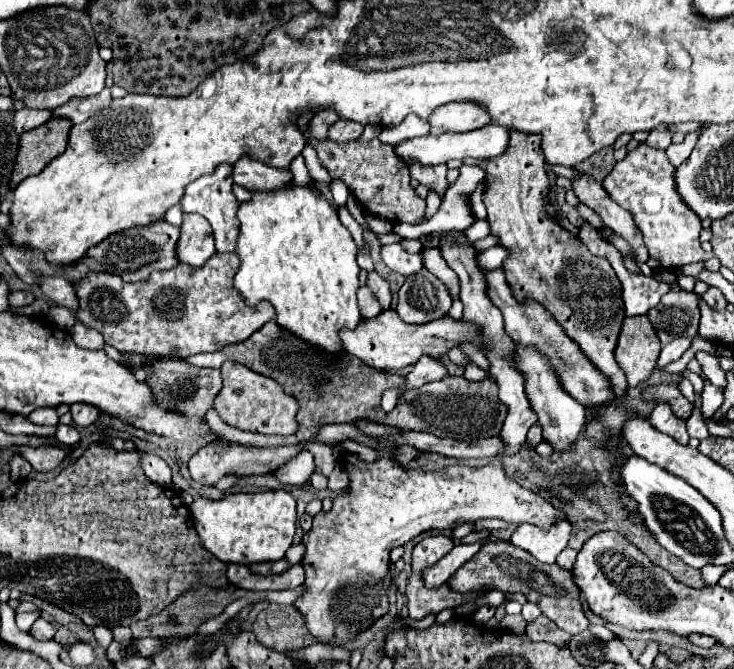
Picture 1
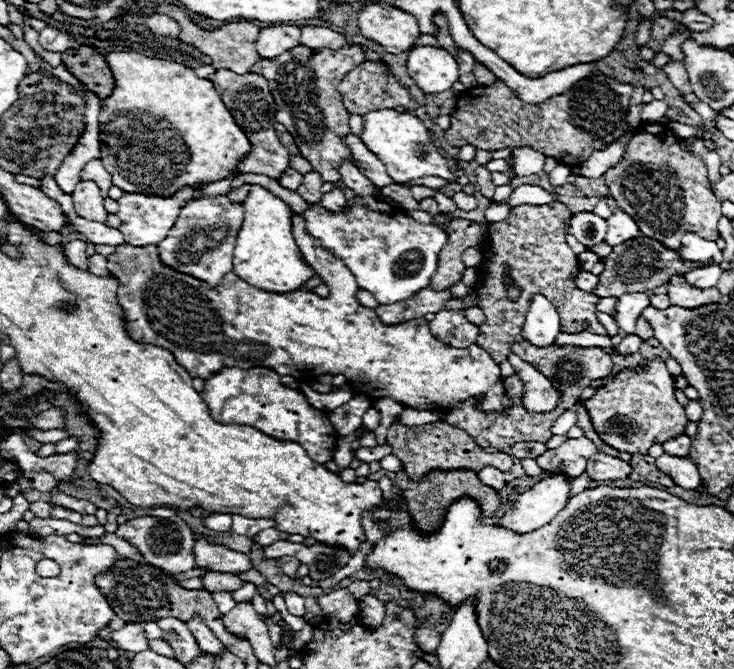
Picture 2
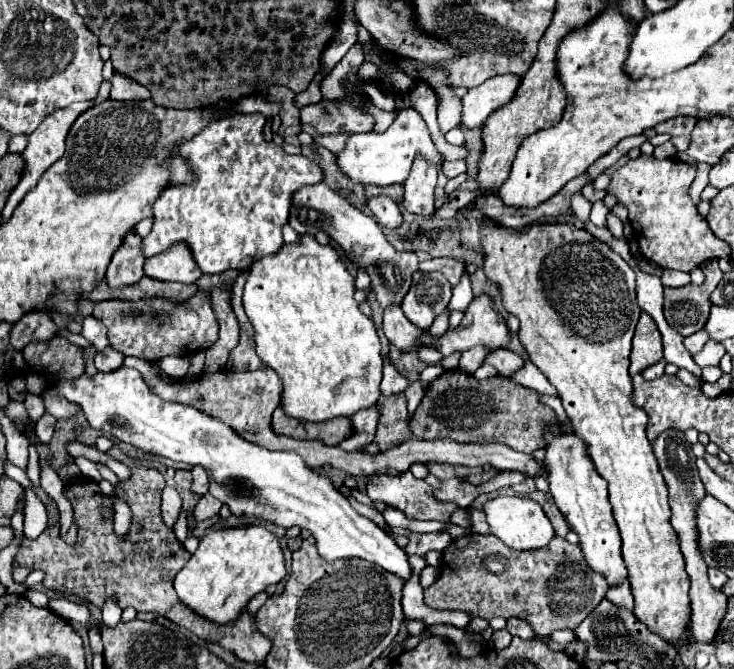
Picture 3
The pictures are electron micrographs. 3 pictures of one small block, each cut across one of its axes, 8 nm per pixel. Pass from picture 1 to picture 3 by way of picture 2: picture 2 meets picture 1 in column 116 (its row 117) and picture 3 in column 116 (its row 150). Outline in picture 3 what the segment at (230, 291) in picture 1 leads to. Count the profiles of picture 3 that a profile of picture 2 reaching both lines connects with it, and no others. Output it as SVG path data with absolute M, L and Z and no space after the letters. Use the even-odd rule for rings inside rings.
M228 270L216 276L202 276L198 280L200 292L186 304L172 304L164 298L138 300L138 302L106 300L106 302L96 302L94 316L108 328L110 346L122 352L124 356L136 356L148 362L158 362L164 356L190 358L198 350L206 350L218 340L218 322L208 298L210 288L222 282L232 286L238 274L240 274L238 270Z

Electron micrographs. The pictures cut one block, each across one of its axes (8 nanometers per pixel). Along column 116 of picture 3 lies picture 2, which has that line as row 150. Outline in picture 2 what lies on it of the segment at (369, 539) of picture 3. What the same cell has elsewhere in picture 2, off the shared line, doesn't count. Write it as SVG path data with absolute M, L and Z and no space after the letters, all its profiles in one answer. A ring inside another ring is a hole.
M374 110L364 116L364 132L362 132L364 146L376 154L376 158L386 166L388 174L396 184L406 184L416 178L424 176L440 176L452 180L452 170L448 160L440 154L434 146L424 122L410 114L410 112L396 112L396 110Z

